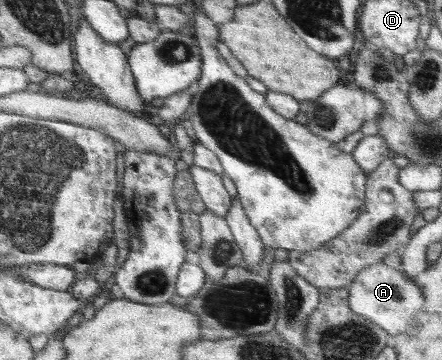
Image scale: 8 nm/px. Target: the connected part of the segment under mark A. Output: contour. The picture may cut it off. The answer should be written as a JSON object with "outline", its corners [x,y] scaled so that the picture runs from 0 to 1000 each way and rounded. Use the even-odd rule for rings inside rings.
{"outline":[[[857,725],[817,750],[787,797],[790,847],[805,872],[839,889],[851,906],[876,922],[882,936],[916,922],[930,906],[930,889],[943,878],[952,856],[962,856],[957,811],[943,781],[916,764],[889,736],[878,739]]]}

